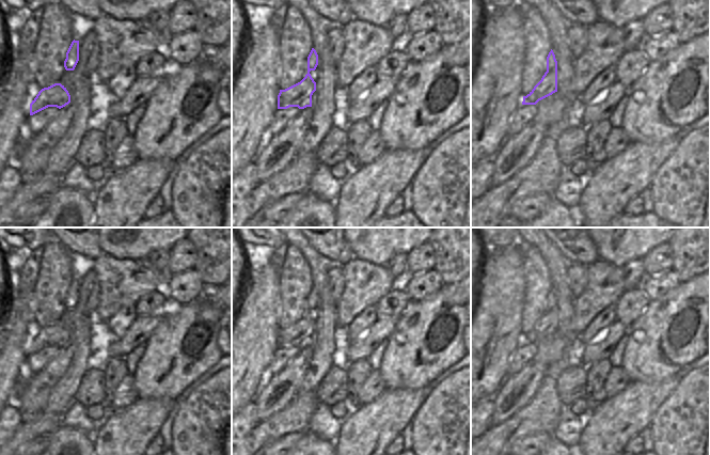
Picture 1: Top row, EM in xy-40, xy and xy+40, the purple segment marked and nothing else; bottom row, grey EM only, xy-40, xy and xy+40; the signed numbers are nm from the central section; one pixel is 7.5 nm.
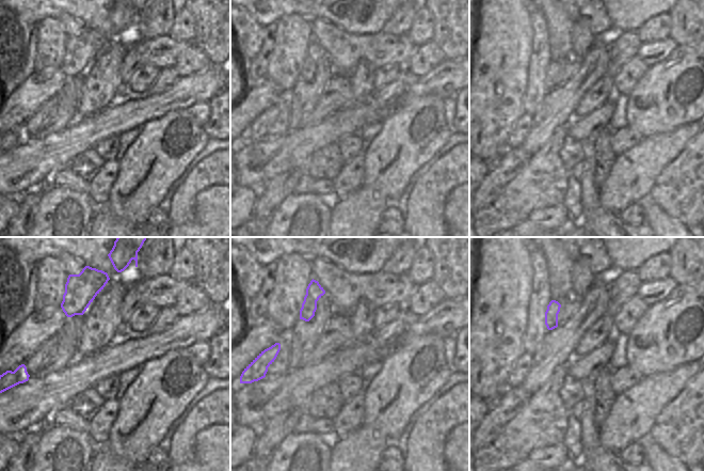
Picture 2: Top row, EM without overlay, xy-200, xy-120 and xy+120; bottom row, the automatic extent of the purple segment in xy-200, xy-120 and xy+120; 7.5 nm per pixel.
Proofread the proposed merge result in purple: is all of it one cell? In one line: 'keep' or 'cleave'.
cleave

